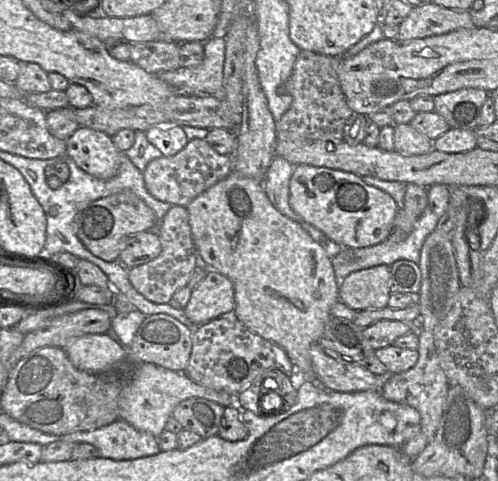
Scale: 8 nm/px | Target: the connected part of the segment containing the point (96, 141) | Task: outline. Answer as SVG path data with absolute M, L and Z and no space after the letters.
M79 127L66 140L67 157L82 170L101 180L117 175L121 154L112 137L92 128Z

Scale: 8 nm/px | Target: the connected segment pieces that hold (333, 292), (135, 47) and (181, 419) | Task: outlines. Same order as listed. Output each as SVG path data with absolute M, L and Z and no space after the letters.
M234 170L226 178L218 181L205 192L197 196L186 208L189 213L191 233L197 250L197 255L211 270L228 277L233 283L235 308L232 316L255 334L285 350L291 362L295 366L296 385L299 380L307 380L317 383L309 349L311 345L318 343L324 332L326 324L332 318L330 315L330 309L339 300L340 282L335 276L331 258L326 254L326 251L309 235L307 231L302 228L298 222L286 217L271 204L264 191L263 182L244 177L236 173Z
M173 41L131 43L130 61L151 74L174 71L180 68L179 47Z
M192 397L180 402L172 416L183 429L198 434L202 439L218 435L224 406L200 397Z

